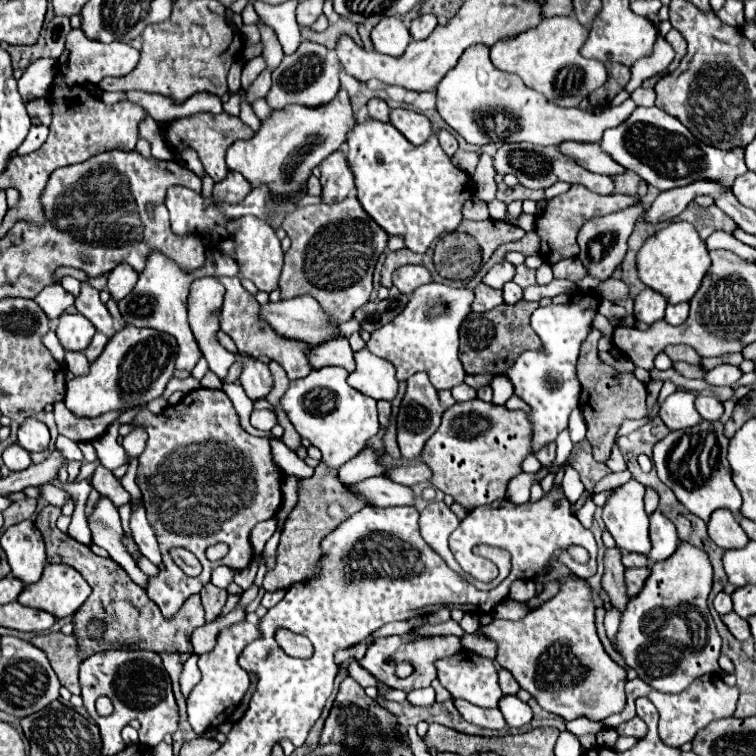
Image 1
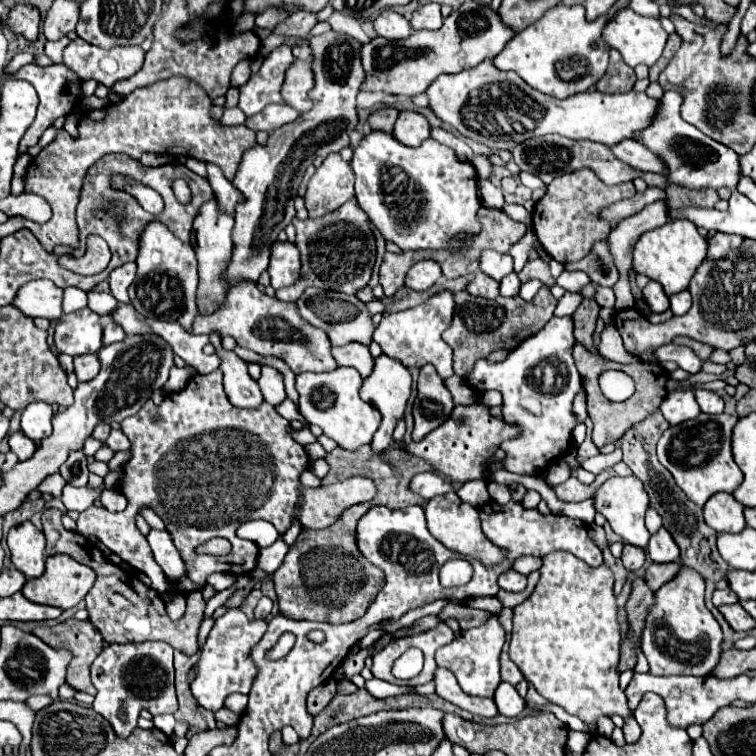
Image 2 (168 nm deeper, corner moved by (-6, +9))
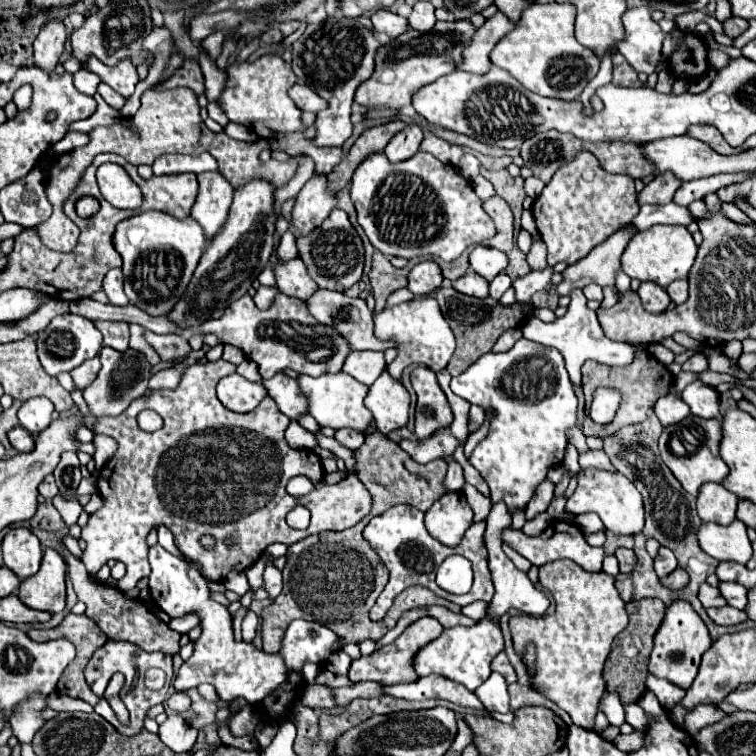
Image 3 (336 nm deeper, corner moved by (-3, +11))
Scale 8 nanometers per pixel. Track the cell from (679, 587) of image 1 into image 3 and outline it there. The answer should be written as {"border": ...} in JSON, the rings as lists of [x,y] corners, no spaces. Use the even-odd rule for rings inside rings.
{"border":[[[675,601],[671,607],[667,607],[663,625],[655,635],[655,647],[649,659],[649,673],[667,679],[681,689],[689,689],[697,675],[701,655],[711,647],[711,643],[713,641],[709,637],[709,631],[699,615],[693,611],[693,607],[687,601]]]}

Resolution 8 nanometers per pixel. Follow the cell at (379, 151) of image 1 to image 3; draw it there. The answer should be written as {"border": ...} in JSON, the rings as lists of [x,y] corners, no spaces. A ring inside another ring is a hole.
{"border":[[[423,151],[401,163],[389,163],[383,153],[367,157],[353,173],[349,193],[367,239],[387,257],[433,255],[453,261],[469,245],[495,235],[495,223],[483,211],[483,201],[475,195],[471,181]]]}

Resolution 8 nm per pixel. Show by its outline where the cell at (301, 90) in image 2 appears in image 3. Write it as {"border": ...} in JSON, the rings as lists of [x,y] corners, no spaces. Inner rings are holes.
{"border":[[[293,85],[289,89],[289,97],[295,101],[295,105],[301,111],[323,111],[327,107],[327,101],[323,97],[319,97],[313,89],[309,89],[307,85]]]}

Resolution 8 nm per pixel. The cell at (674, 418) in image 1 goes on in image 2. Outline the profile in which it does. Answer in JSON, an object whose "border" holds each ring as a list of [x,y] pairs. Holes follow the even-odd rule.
{"border":[[[690,389],[668,393],[660,405],[660,411],[670,425],[678,425],[682,421],[688,421],[700,415],[700,407],[694,399],[694,391]]]}

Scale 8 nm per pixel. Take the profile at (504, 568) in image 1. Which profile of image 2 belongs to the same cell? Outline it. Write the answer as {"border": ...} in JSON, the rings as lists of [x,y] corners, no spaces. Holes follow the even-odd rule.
{"border":[[[454,491],[446,493],[446,495],[436,495],[434,499],[430,499],[424,505],[424,511],[426,511],[426,519],[428,519],[428,531],[450,551],[456,551],[464,557],[474,557],[488,567],[500,565],[502,559],[506,559],[506,551],[502,551],[502,547],[494,547],[494,543],[490,543],[490,539],[486,539],[486,535],[482,535],[476,507],[460,501],[460,497]]]}

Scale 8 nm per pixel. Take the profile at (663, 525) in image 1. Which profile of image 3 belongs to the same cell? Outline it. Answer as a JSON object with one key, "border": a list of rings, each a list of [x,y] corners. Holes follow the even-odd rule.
{"border":[[[661,547],[661,549],[659,549],[659,555],[657,555],[657,559],[655,559],[655,573],[657,573],[657,577],[663,579],[663,577],[667,577],[669,573],[673,573],[675,569],[677,569],[677,559],[675,559],[675,555],[671,553],[671,549]]]}

